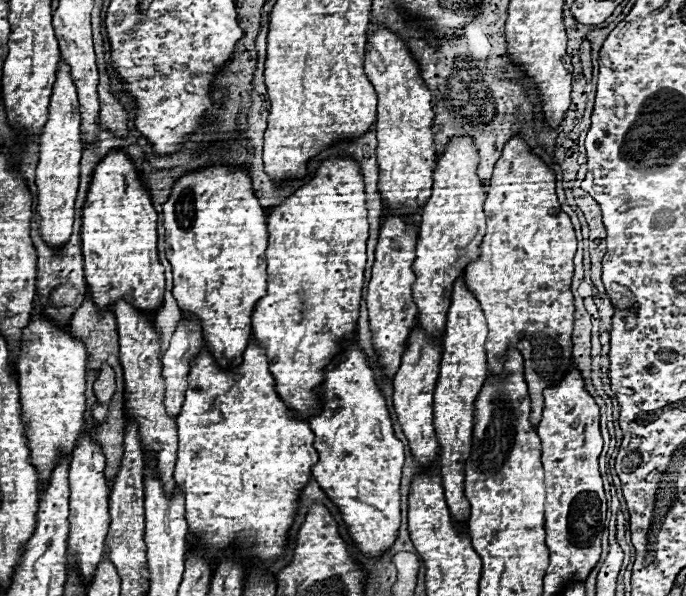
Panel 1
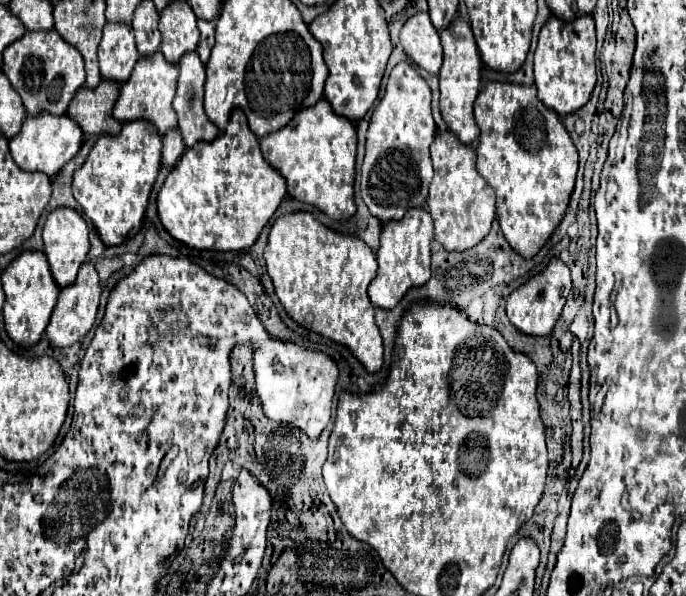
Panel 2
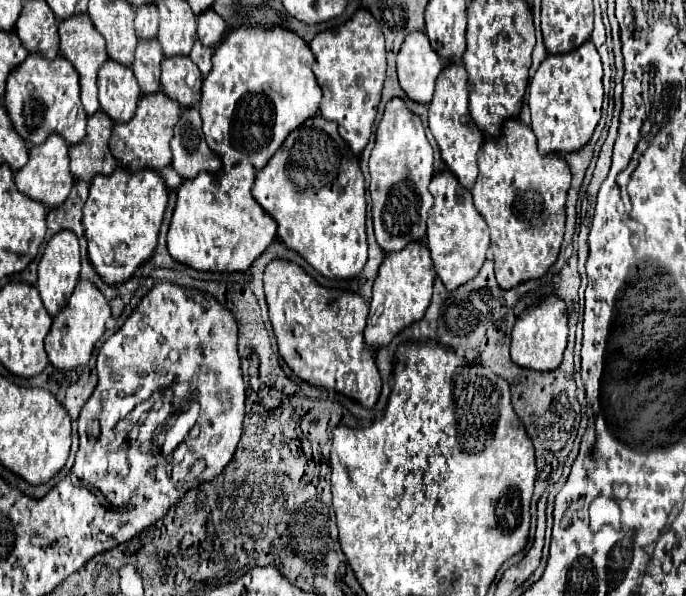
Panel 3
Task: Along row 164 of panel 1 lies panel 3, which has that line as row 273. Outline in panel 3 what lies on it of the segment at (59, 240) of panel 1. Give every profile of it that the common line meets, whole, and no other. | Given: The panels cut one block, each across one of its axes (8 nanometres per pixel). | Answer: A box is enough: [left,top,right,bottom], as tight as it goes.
[36,230,80,318]

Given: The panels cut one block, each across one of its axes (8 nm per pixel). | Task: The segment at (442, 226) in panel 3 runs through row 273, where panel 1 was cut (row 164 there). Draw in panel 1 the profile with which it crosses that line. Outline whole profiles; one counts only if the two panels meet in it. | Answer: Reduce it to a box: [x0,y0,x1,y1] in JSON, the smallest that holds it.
[412,136,486,338]

